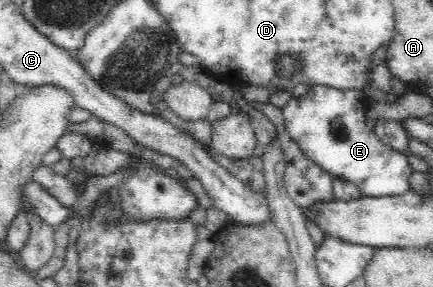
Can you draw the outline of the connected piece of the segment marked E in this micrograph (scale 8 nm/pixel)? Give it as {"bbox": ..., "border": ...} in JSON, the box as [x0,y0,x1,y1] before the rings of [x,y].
{"bbox":[280,85,414,197],"border":[[[311,85],[307,93],[297,98],[289,98],[285,106],[280,107],[284,128],[289,137],[299,145],[302,153],[317,163],[331,176],[348,180],[359,188],[364,196],[386,197],[405,194],[411,190],[409,176],[414,170],[409,164],[407,154],[401,153],[384,144],[375,135],[373,128],[365,125],[365,102],[362,90],[339,90],[331,86]]]}

